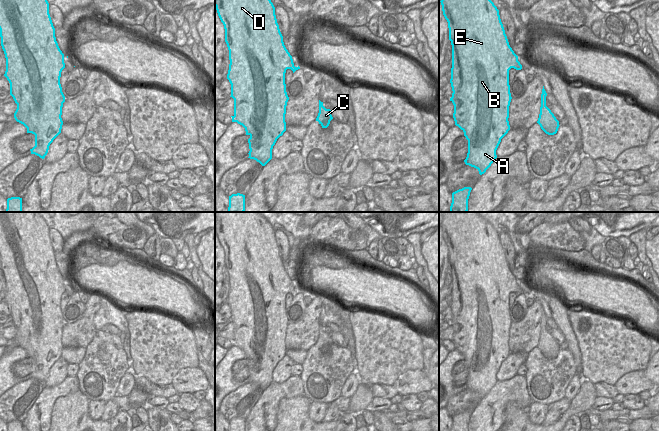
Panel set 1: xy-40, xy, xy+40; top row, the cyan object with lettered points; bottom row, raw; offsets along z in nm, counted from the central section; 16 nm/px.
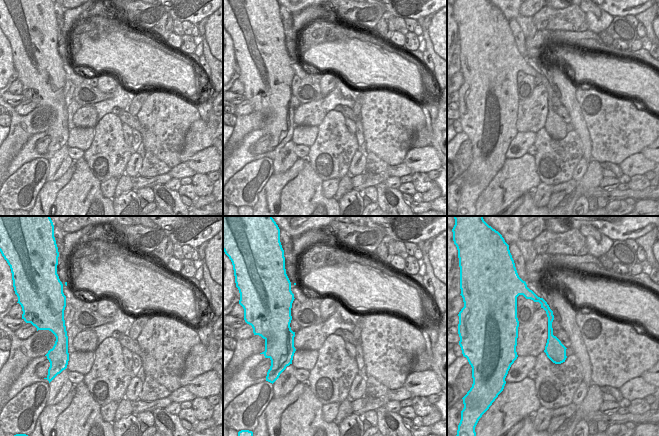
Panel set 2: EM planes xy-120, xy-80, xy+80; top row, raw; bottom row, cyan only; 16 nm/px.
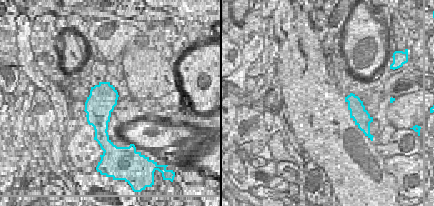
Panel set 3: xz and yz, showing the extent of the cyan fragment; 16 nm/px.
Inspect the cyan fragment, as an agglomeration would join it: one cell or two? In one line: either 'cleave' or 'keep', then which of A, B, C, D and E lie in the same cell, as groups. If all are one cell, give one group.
keep; groups A B C D E

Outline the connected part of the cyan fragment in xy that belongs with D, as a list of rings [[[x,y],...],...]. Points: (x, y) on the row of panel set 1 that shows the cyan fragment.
[[[215,0],[215,7],[218,13],[218,16],[221,22],[224,25],[225,29],[225,42],[227,44],[229,50],[229,70],[227,74],[227,79],[231,84],[231,96],[234,99],[234,115],[232,117],[232,122],[237,122],[245,128],[246,135],[249,135],[248,139],[249,143],[249,157],[250,159],[254,159],[259,162],[262,166],[265,166],[272,159],[272,149],[275,145],[277,139],[283,135],[286,131],[286,122],[285,122],[285,114],[286,114],[286,106],[289,100],[289,97],[286,92],[286,84],[285,84],[285,73],[287,69],[291,69],[293,73],[300,69],[300,67],[295,67],[293,63],[292,56],[286,49],[283,36],[280,32],[279,25],[277,23],[276,15],[275,15],[275,7],[271,0]]]

